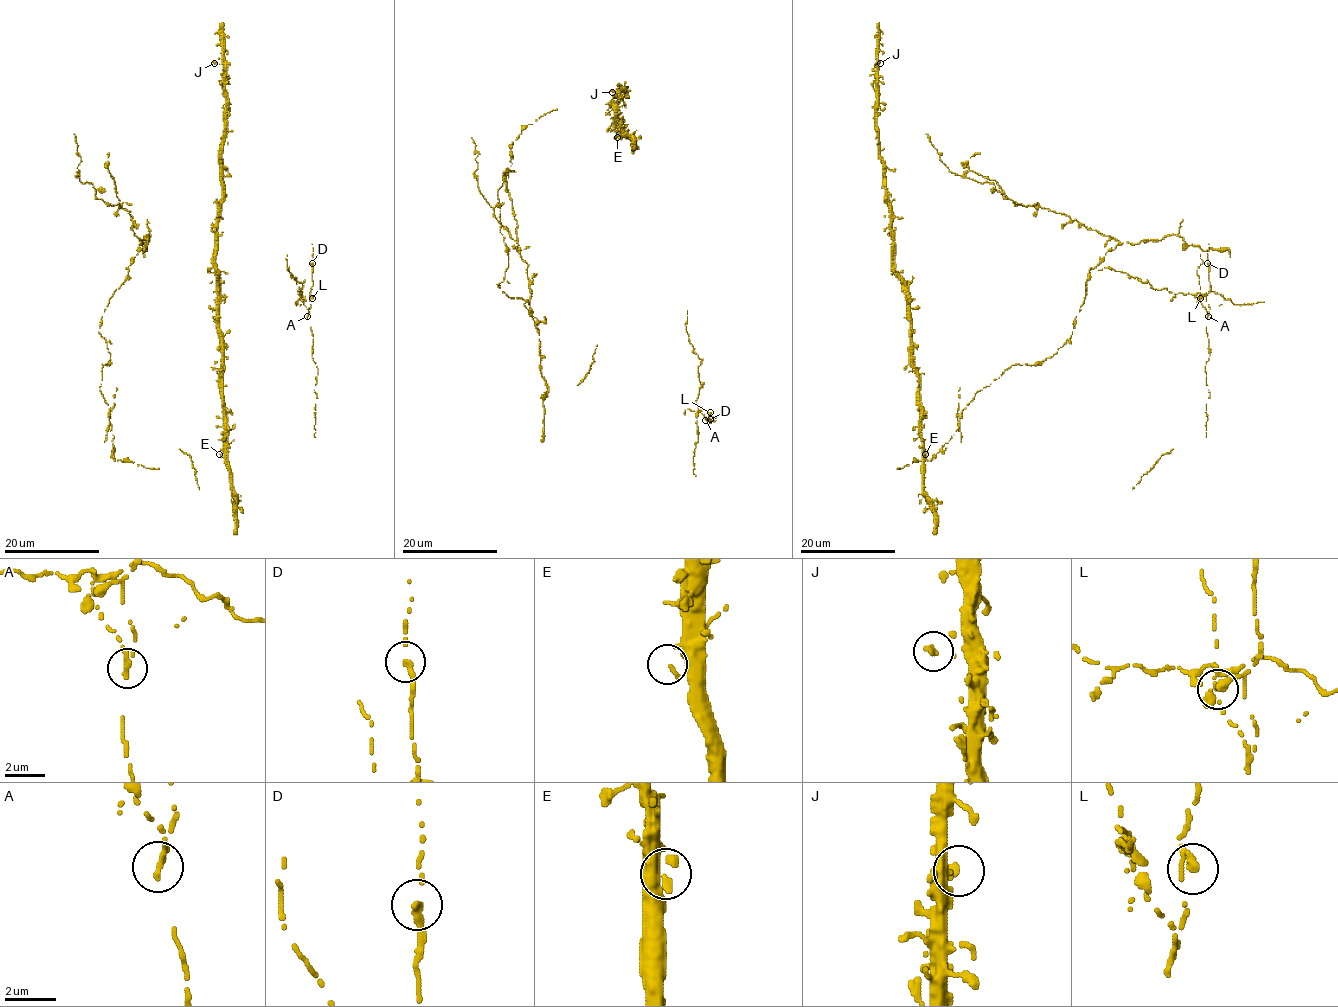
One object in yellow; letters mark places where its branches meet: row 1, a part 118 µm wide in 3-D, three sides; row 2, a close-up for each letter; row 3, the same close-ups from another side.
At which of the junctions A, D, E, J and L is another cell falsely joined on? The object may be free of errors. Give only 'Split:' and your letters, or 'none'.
Split: A

